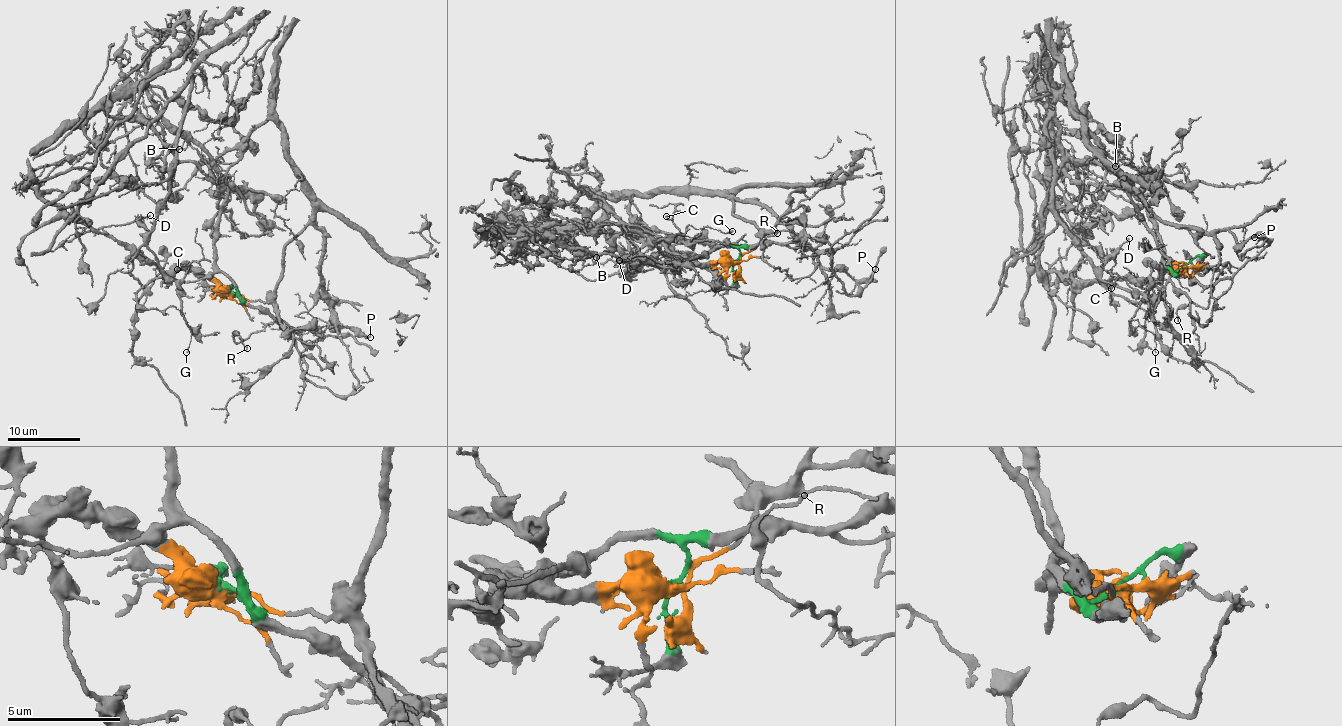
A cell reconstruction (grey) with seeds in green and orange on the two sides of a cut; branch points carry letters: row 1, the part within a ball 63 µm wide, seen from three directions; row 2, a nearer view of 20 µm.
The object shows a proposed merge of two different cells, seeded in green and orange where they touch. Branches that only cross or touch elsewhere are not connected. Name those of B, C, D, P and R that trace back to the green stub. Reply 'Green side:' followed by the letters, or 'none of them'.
Green side: R

